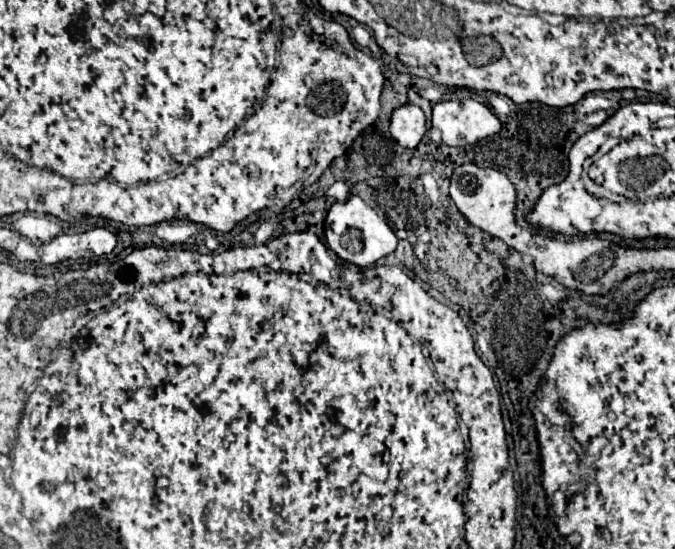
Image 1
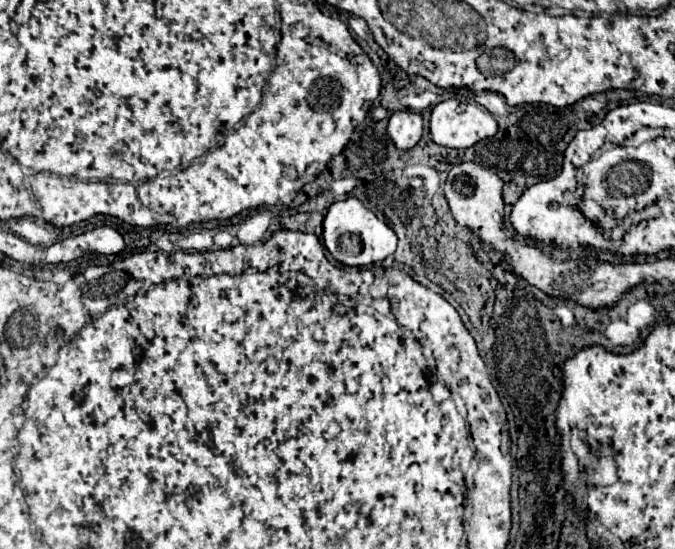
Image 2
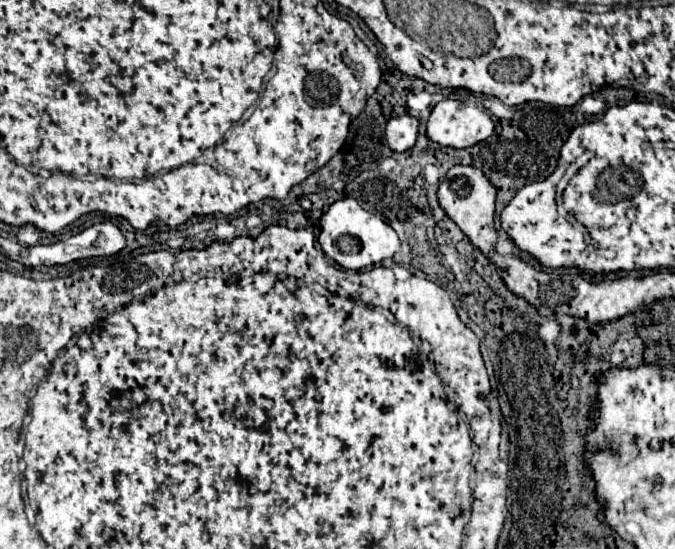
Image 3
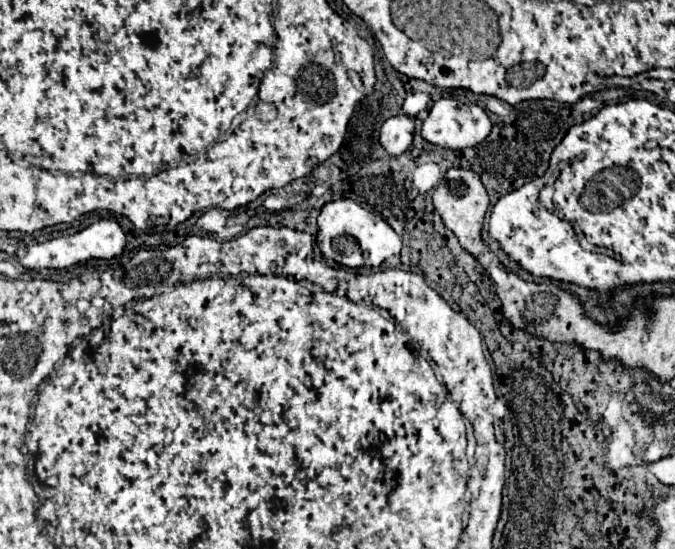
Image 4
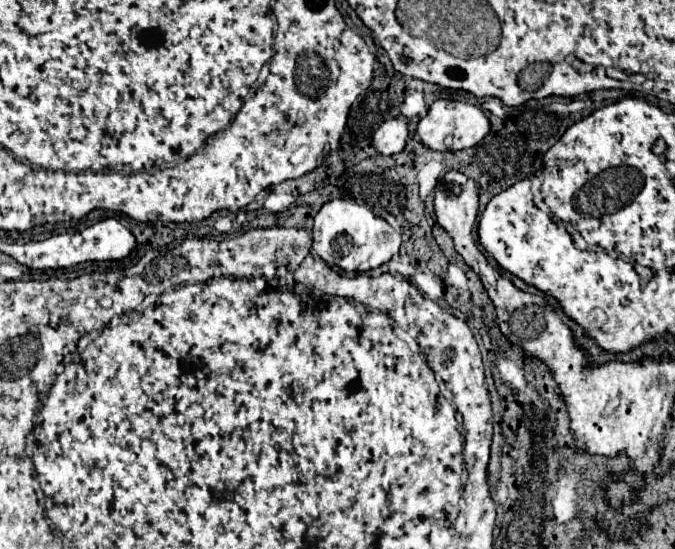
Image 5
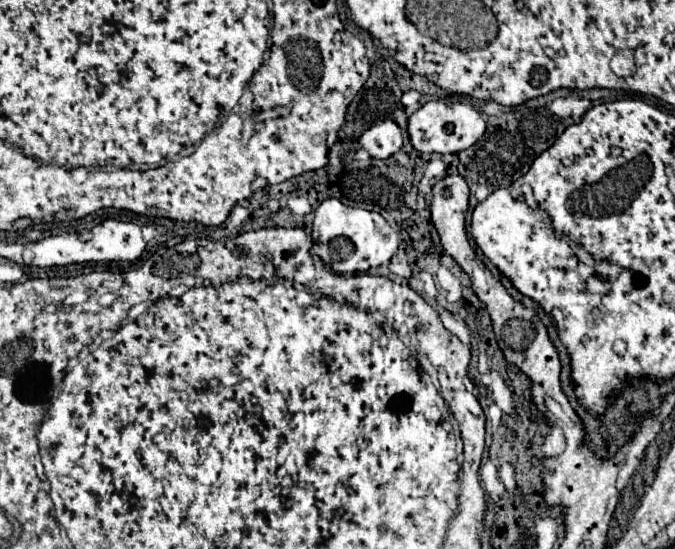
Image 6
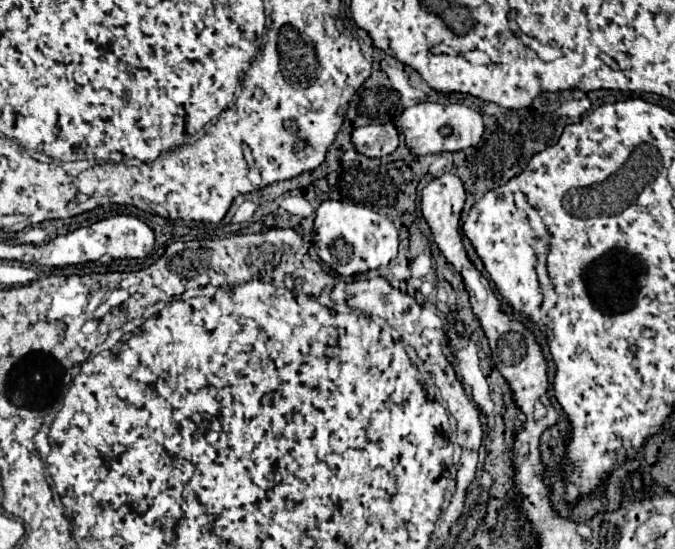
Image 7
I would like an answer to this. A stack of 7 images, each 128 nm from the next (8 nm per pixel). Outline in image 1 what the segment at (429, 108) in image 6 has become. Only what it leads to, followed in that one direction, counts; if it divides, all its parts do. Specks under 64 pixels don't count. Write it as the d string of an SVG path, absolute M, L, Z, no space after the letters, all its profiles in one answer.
M472 98L438 102L432 110L432 126L442 132L442 142L448 146L476 144L502 128L496 114Z

